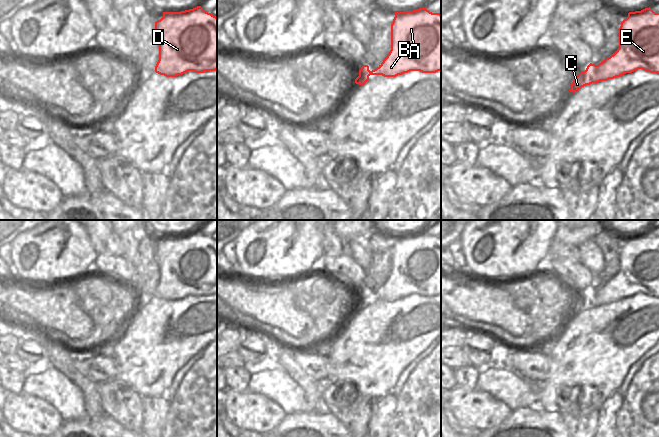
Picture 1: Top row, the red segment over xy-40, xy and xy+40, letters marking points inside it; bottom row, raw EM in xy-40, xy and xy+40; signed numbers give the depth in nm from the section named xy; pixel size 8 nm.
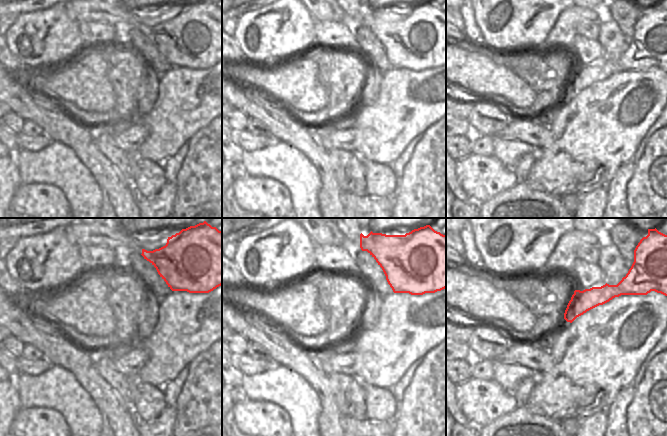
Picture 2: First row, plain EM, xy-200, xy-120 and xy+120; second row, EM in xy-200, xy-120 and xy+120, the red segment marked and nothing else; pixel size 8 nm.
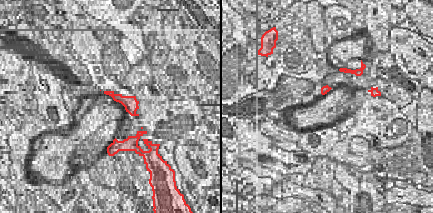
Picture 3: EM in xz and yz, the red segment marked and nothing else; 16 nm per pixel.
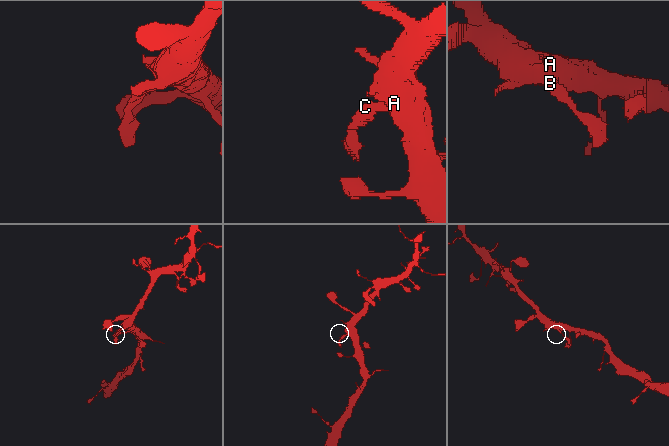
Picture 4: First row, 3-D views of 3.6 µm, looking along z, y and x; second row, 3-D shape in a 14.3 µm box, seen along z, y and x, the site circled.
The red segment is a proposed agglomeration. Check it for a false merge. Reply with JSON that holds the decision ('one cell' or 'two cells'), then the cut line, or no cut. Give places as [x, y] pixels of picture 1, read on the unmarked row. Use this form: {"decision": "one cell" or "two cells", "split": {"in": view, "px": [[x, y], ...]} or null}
{"decision": "two cells", "split": {"in": "xy+40", "px": [[596, 289], [599, 297], [608, 303]]}}

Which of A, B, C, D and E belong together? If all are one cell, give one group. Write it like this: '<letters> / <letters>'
A B D E / C

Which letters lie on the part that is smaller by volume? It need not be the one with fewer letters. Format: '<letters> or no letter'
C

